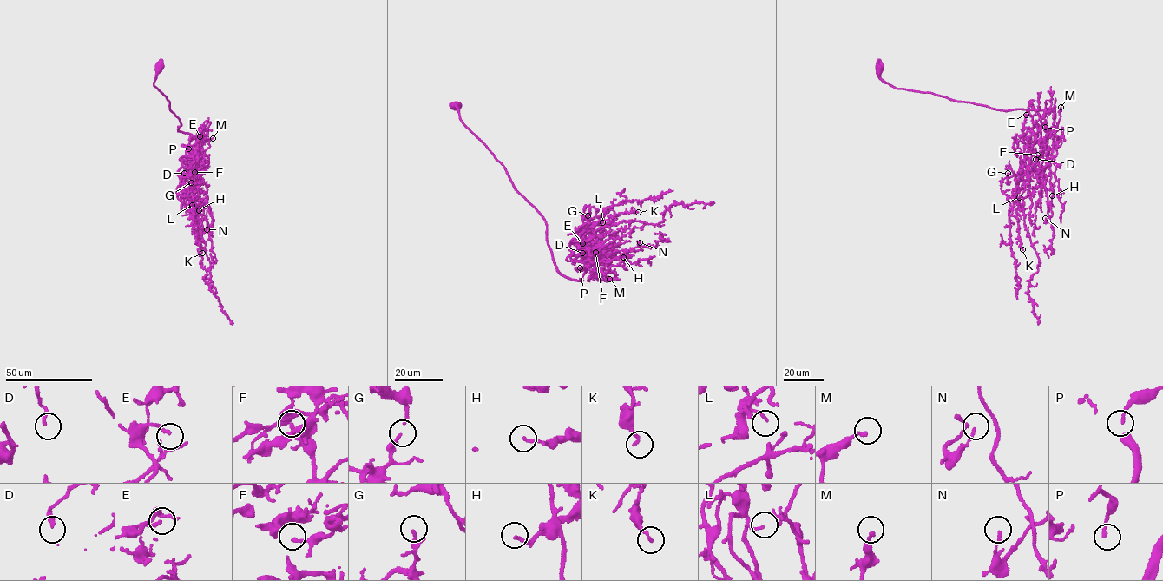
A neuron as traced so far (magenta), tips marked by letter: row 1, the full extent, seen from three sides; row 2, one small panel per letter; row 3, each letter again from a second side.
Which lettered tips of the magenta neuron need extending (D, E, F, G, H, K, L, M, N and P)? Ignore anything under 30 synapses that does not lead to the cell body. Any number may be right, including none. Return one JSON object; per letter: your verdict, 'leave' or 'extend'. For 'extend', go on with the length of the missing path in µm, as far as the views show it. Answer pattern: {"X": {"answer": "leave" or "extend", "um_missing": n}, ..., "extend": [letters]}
{"D": {"answer": "leave"}, "E": {"answer": "leave"}, "F": {"answer": "leave"}, "G": {"answer": "leave"}, "H": {"answer": "leave"}, "K": {"answer": "leave"}, "L": {"answer": "leave"}, "M": {"answer": "leave"}, "N": {"answer": "leave"}, "P": {"answer": "leave"}, "extend": []}

